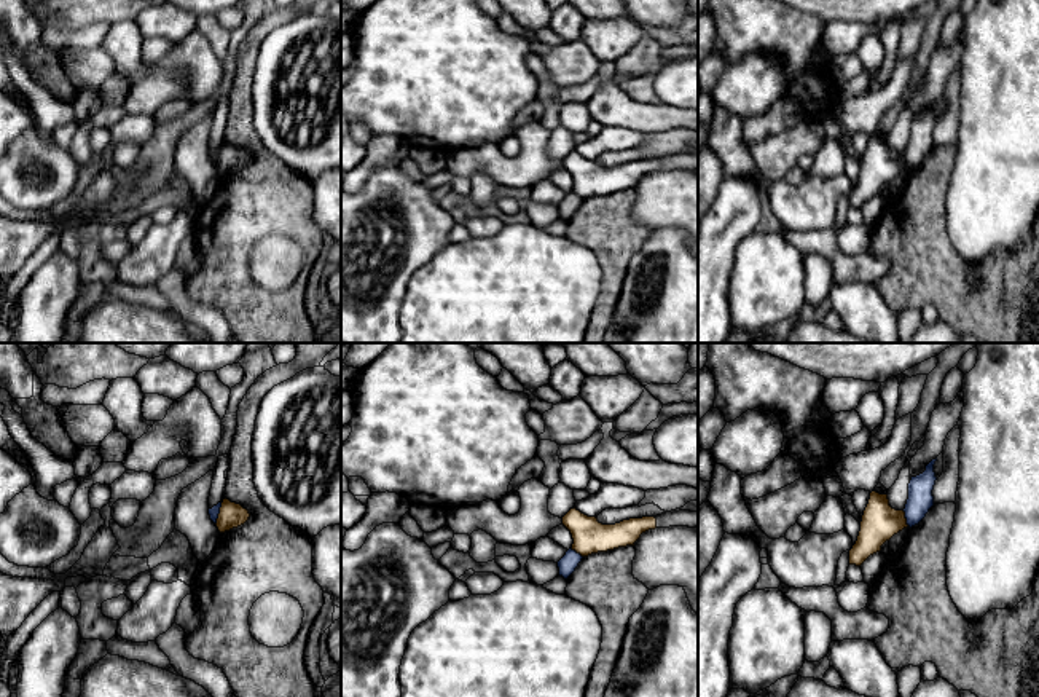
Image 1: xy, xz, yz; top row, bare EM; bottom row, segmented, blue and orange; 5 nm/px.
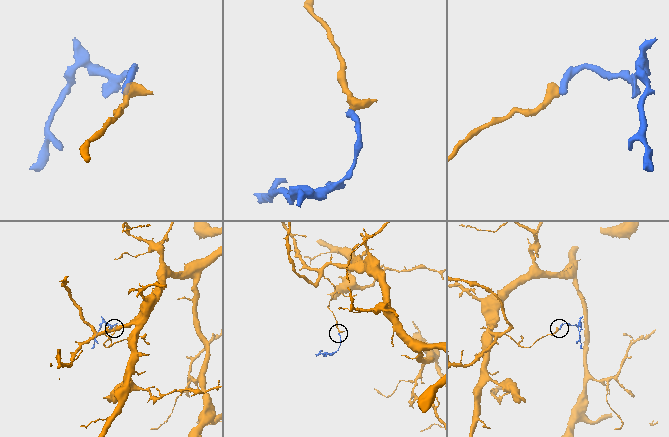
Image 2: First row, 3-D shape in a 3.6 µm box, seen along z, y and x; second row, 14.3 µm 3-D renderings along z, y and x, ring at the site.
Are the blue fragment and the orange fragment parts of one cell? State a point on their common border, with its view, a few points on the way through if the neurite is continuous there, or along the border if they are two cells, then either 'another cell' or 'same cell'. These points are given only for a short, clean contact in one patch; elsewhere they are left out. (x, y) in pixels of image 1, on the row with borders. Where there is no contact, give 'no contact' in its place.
xy (219, 512) | along xy (222, 503), (215, 523) | another cell

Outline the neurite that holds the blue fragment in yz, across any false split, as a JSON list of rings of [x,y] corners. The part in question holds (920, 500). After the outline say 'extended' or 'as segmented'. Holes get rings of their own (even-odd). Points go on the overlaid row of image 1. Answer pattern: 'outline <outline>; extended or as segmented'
outline [[[937,458],[926,466],[923,474],[912,477],[908,483],[908,499],[904,512],[910,528],[918,525],[934,506],[932,490],[937,480],[934,472],[935,461]]]; as segmented

